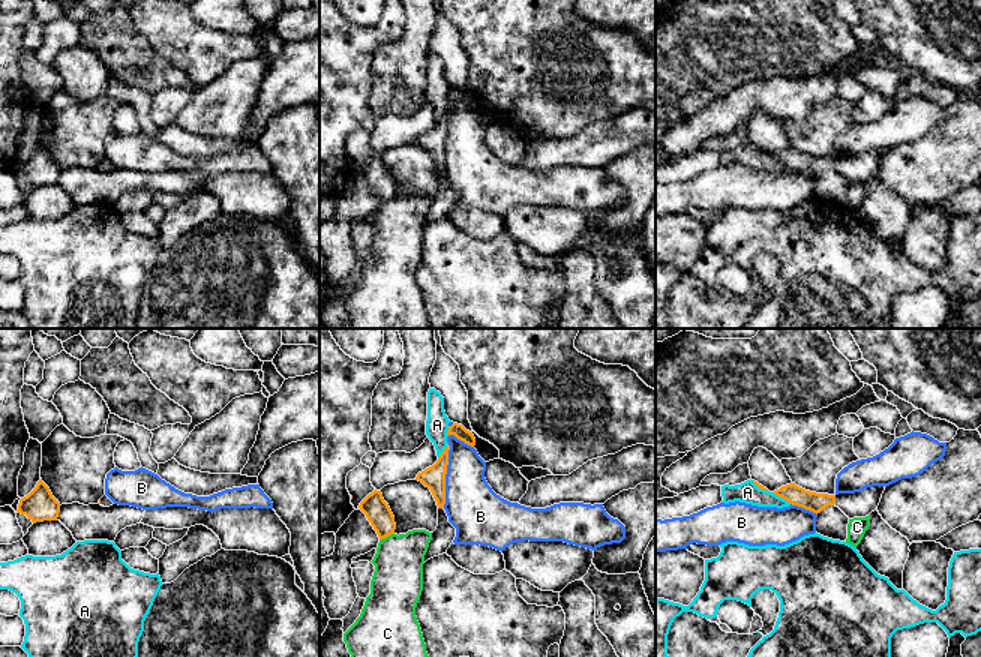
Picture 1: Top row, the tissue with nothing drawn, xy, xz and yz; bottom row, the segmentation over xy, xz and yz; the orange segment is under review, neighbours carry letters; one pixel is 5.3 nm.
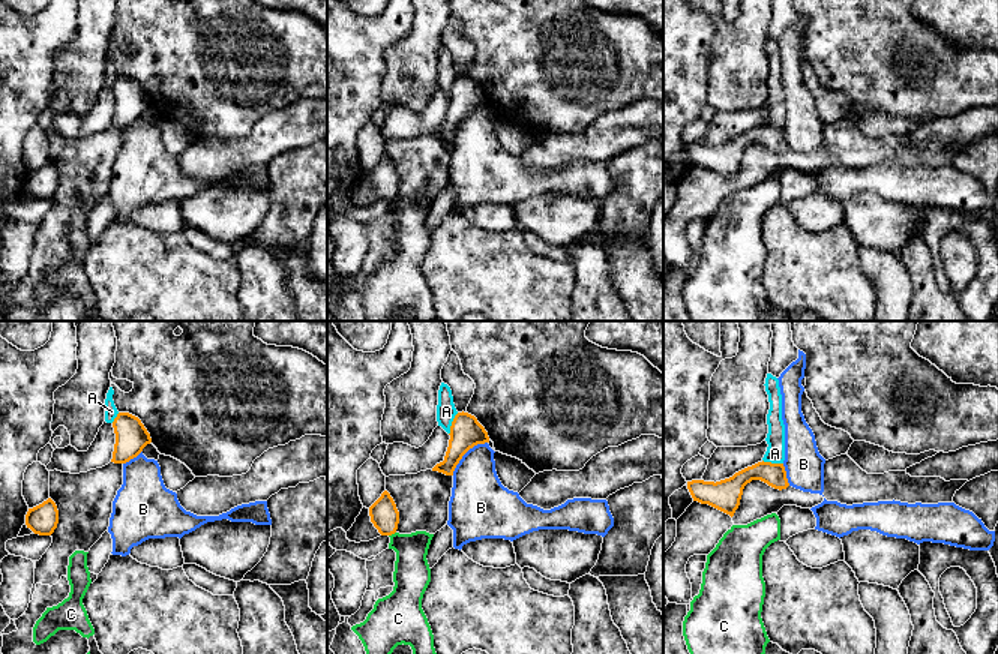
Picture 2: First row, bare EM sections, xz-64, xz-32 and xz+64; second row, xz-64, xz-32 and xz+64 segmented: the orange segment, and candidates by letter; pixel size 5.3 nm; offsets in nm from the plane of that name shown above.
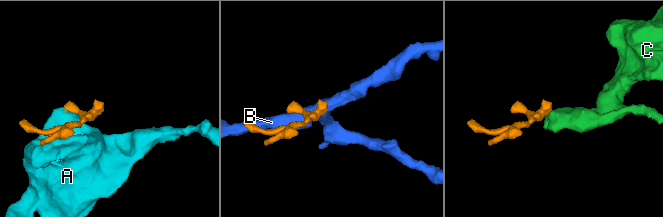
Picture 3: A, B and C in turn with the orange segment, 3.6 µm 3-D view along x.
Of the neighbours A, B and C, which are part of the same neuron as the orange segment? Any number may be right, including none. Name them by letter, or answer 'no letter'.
no letter

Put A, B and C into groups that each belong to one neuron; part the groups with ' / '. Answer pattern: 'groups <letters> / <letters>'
groups A / B / C

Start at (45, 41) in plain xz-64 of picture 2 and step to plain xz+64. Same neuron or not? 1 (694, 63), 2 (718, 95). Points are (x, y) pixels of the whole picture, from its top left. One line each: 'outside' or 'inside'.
1: inside
2: outside

